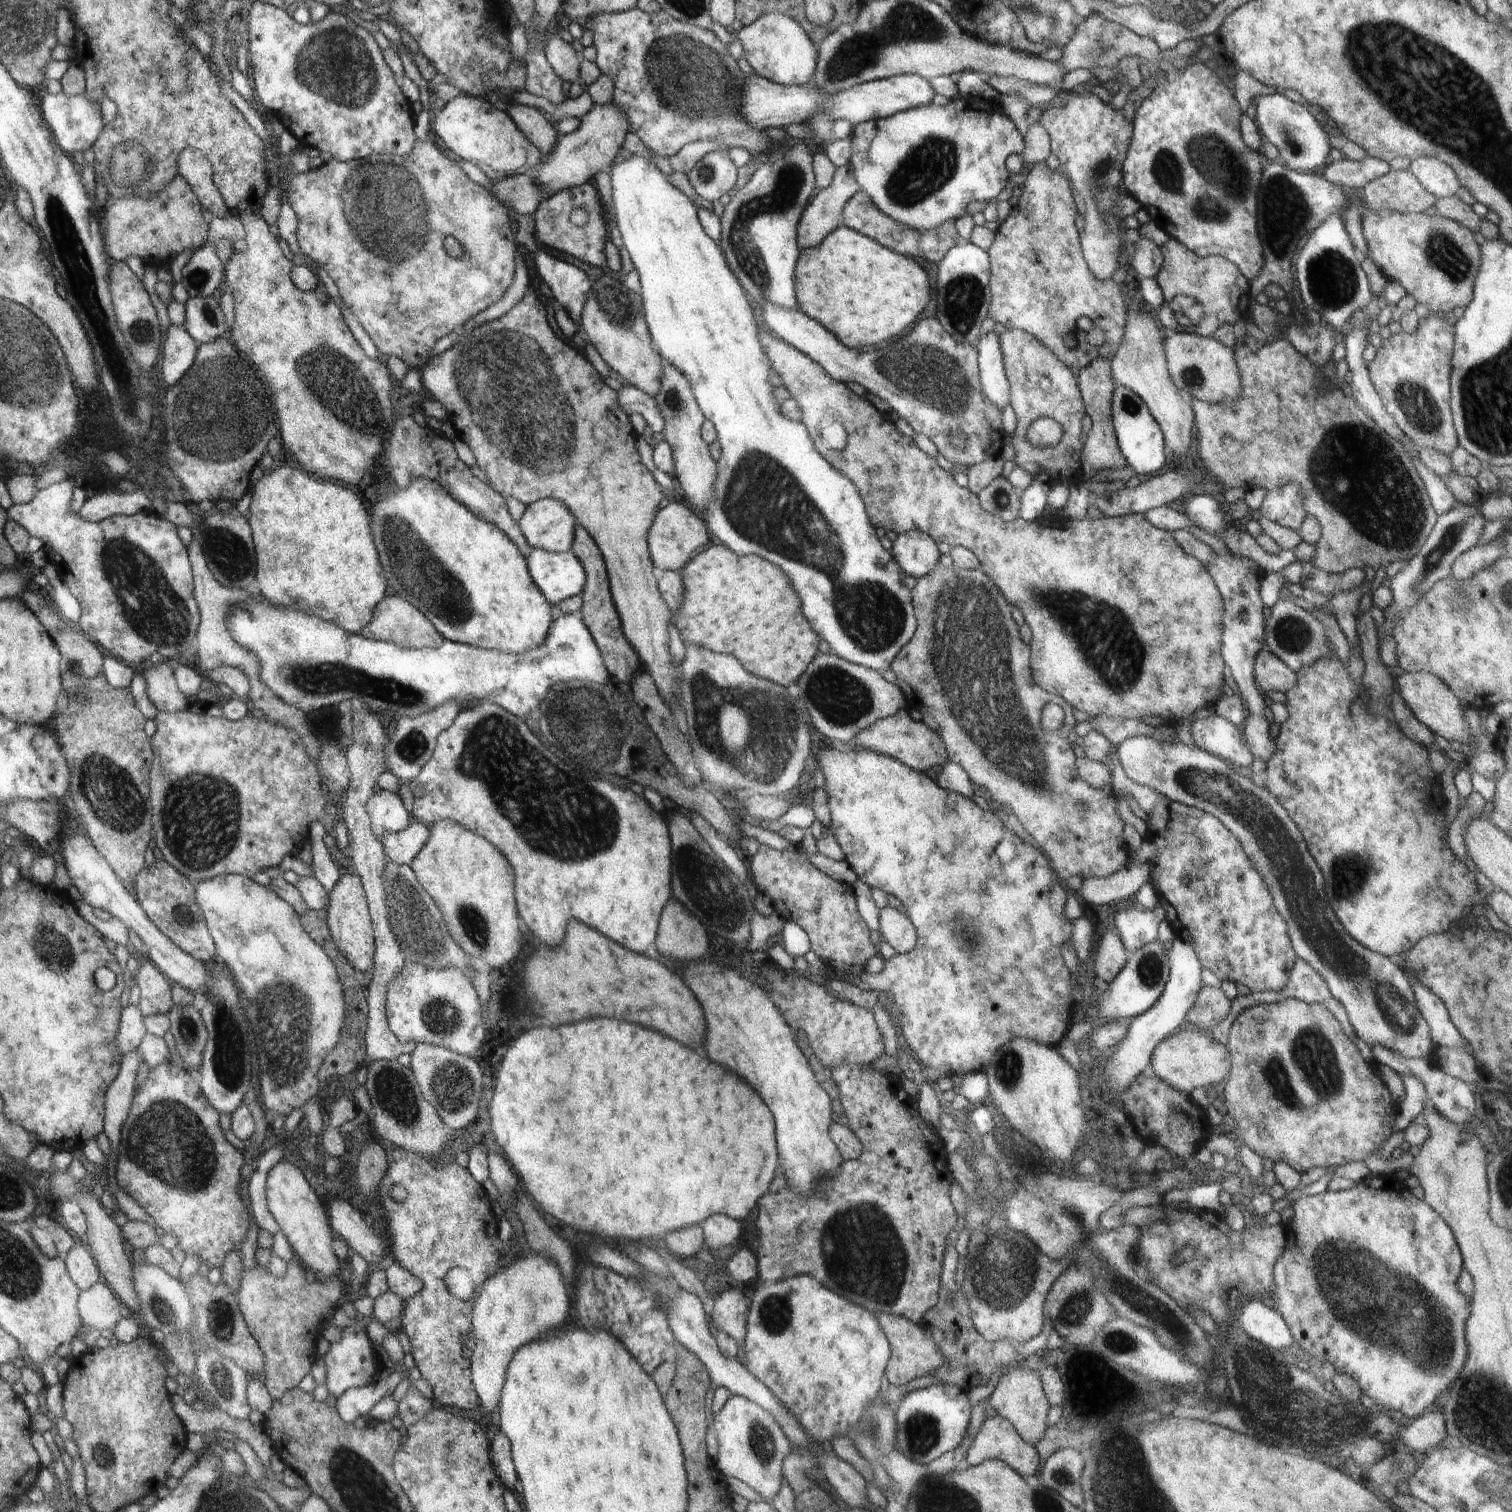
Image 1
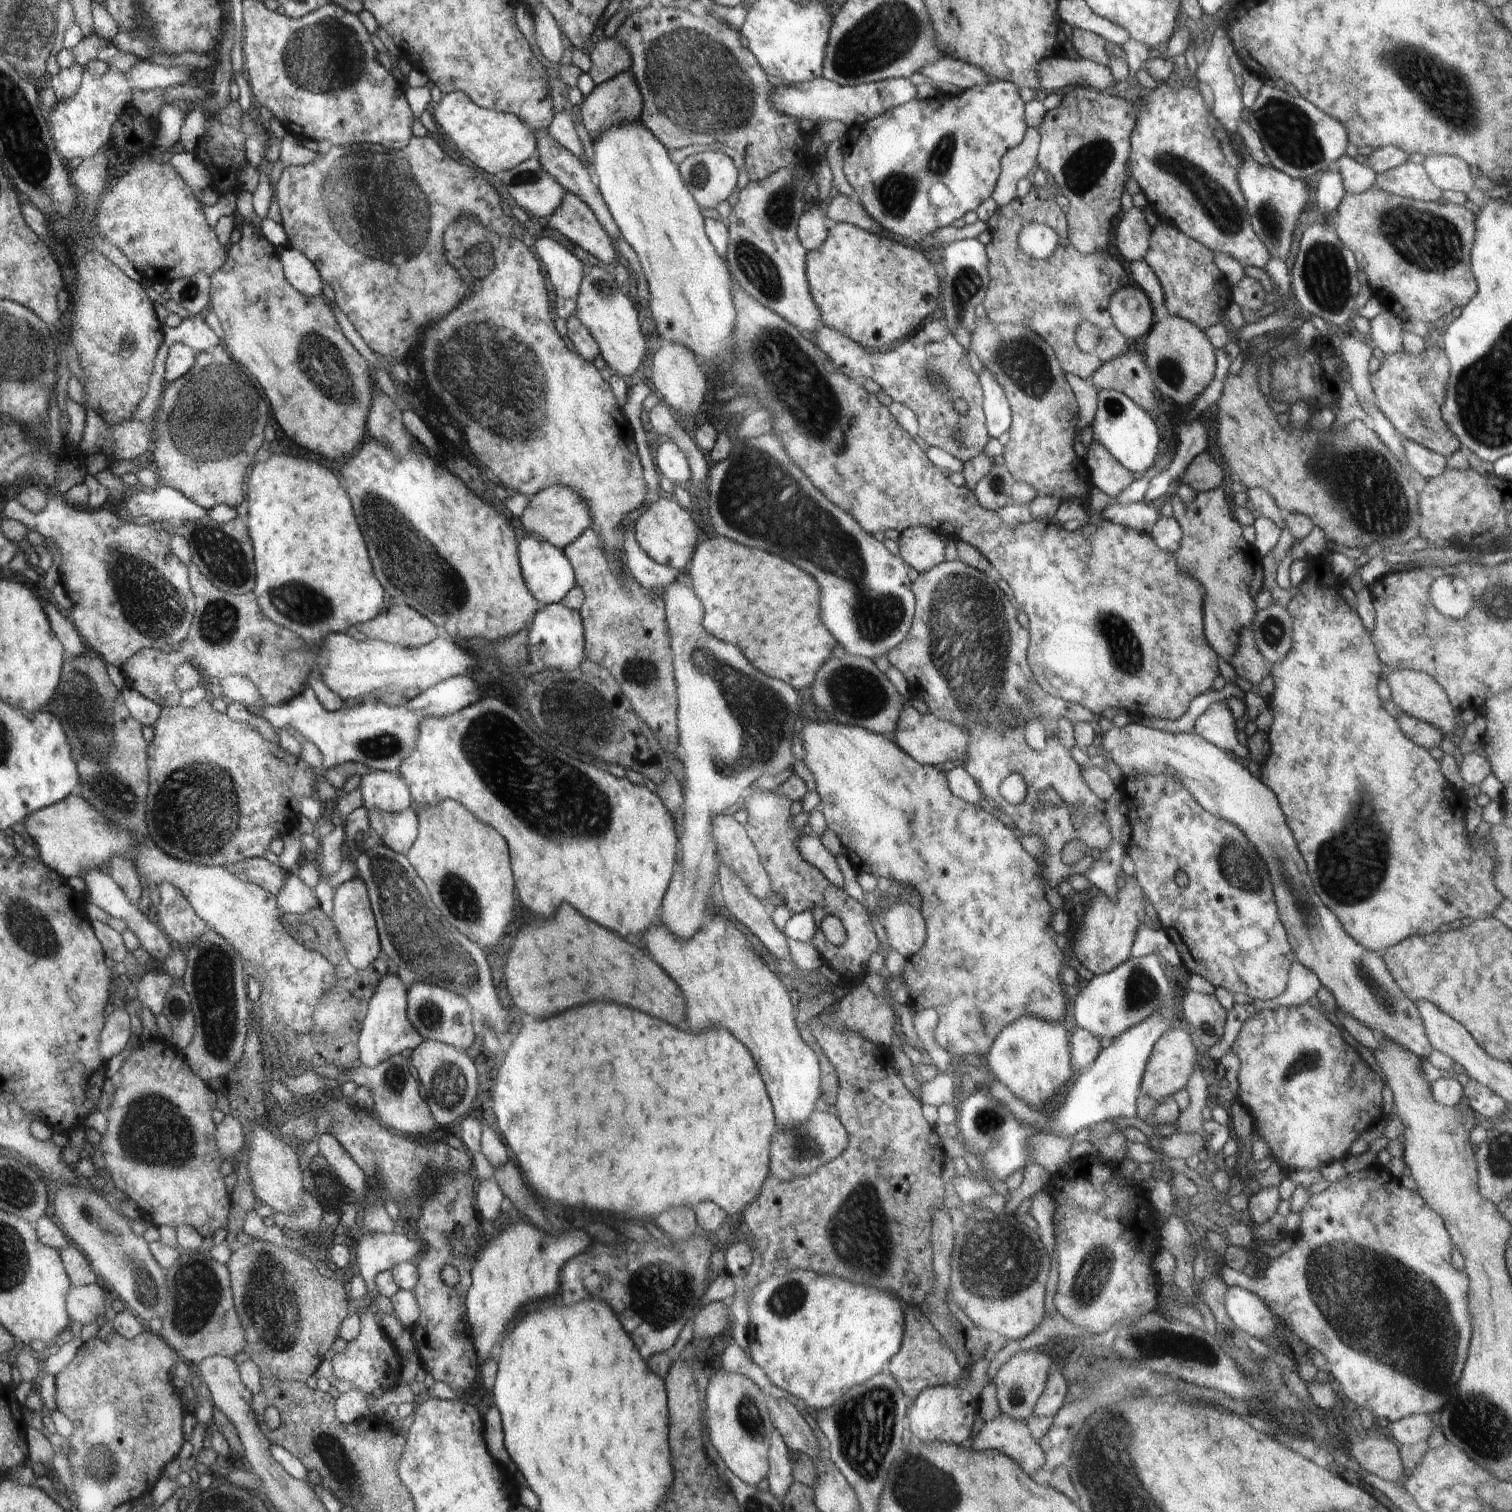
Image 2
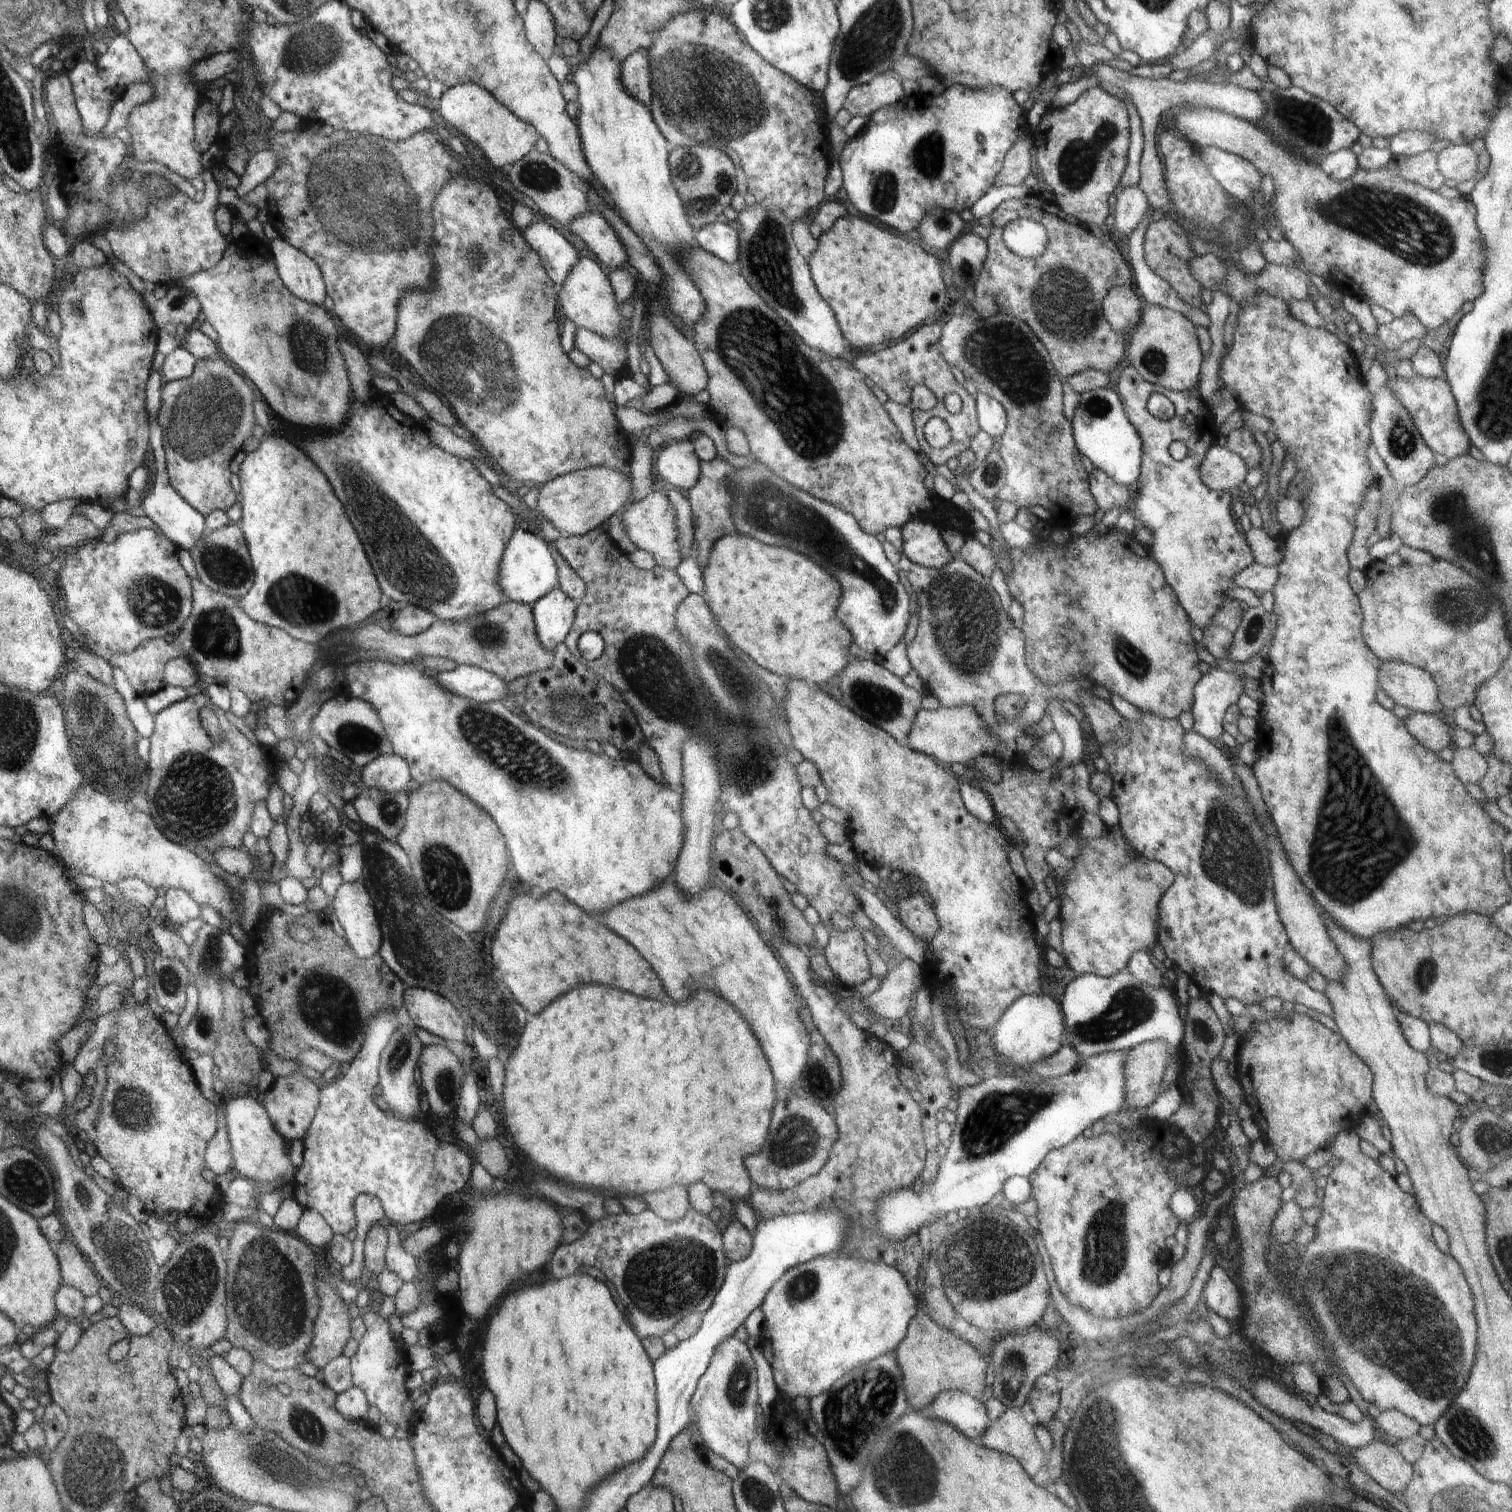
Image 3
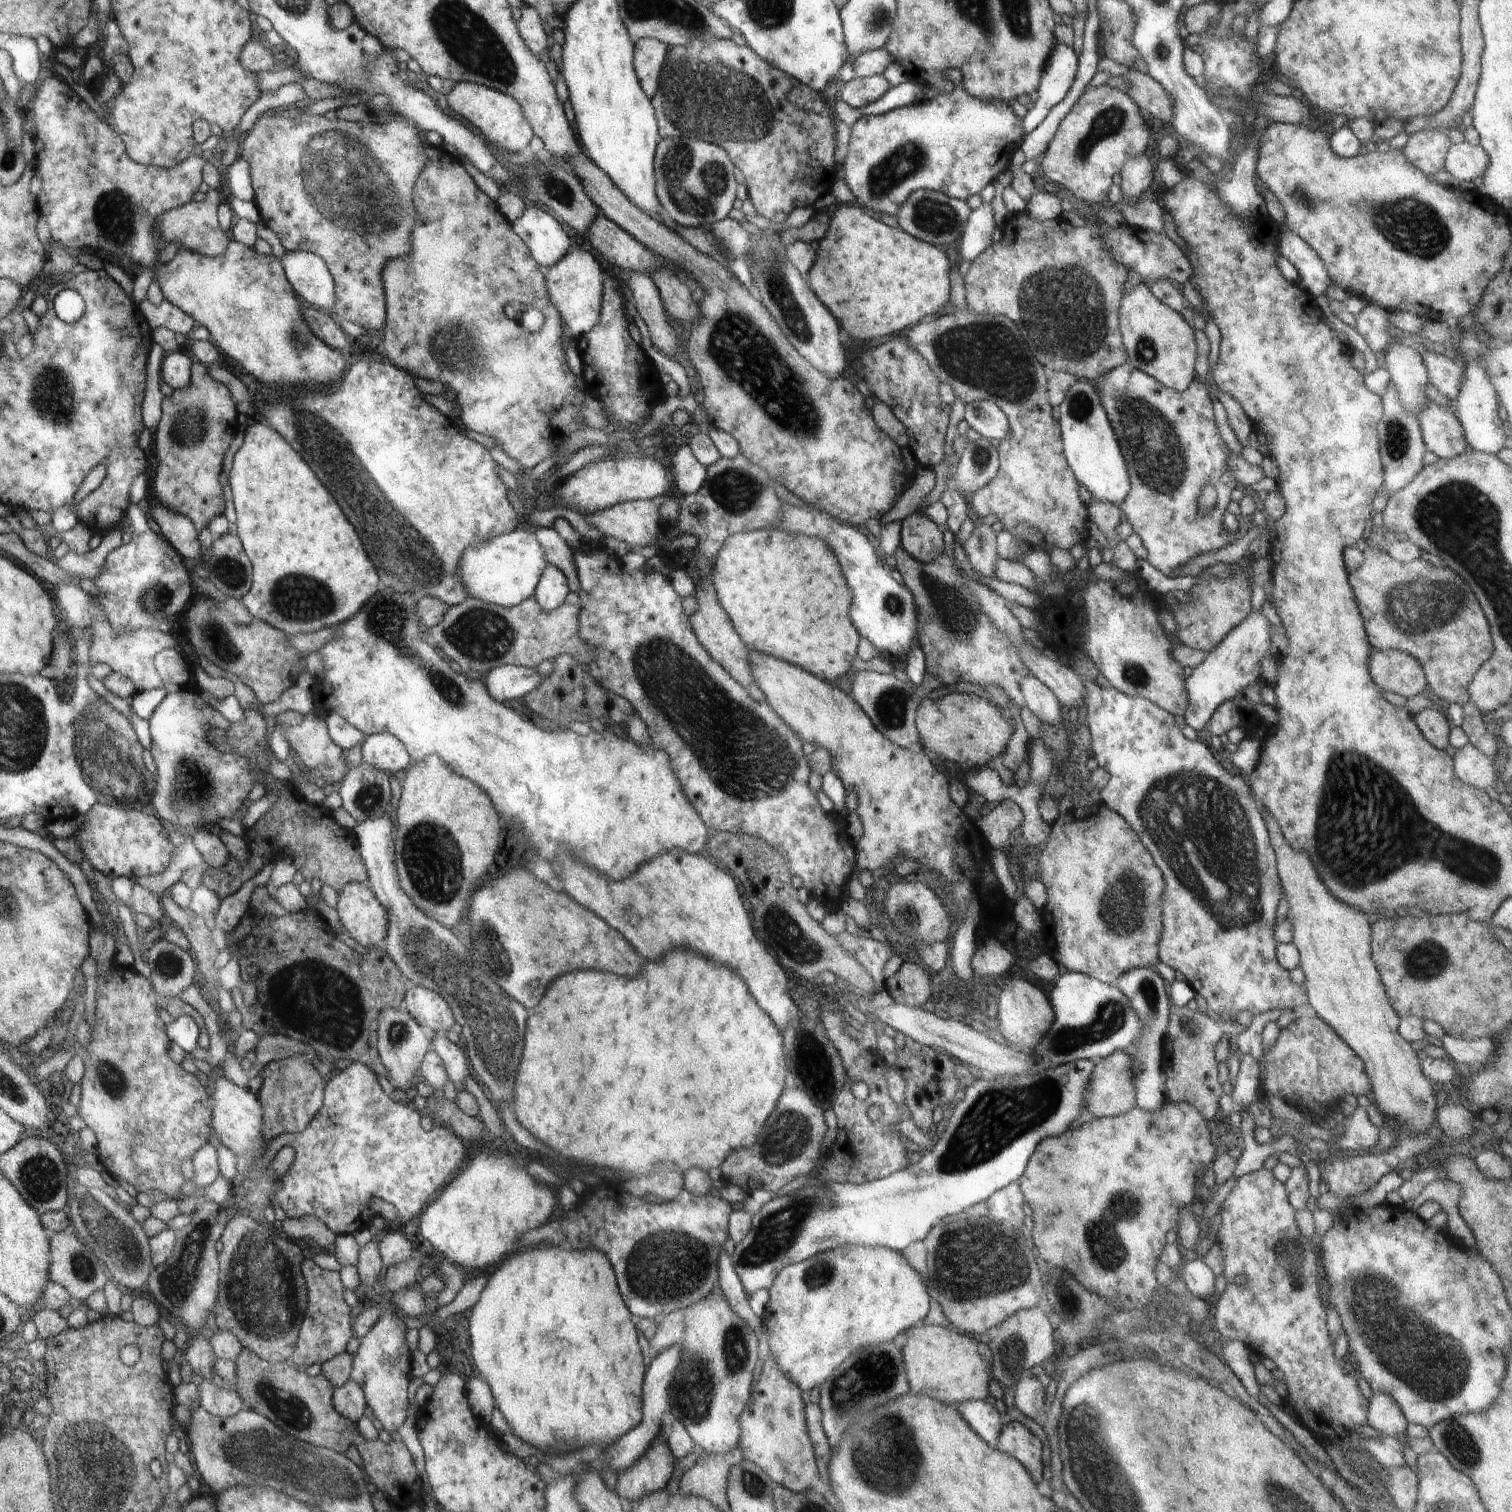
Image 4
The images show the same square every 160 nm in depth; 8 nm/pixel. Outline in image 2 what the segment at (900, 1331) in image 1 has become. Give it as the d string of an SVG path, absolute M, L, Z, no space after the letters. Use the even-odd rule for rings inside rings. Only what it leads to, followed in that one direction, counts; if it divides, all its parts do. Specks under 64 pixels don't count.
M906 1305L903 1308L904 1338L898 1354L890 1360L890 1374L900 1384L902 1392L913 1400L928 1387L958 1385L960 1379L968 1377L968 1369L956 1358L956 1353L945 1343L940 1333L932 1326L921 1308Z

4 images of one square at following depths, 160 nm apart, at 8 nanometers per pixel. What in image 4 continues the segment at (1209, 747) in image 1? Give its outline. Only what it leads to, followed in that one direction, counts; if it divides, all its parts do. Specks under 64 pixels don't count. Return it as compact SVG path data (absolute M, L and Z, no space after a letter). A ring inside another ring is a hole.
M1262 608L1249 613L1235 629L1232 629L1207 659L1189 670L1185 685L1189 696L1189 705L1184 720L1196 732L1208 724L1213 712L1224 702L1237 699L1245 688L1262 681L1260 665L1266 653L1270 651L1269 626L1272 625Z

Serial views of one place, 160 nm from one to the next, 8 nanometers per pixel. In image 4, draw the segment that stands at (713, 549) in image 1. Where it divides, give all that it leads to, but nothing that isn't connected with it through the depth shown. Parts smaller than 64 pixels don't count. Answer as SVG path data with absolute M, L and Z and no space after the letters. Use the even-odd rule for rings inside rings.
M756 530L750 534L734 534L730 536L722 550L718 552L716 572L711 572L711 581L720 606L728 612L738 636L756 652L764 652L776 656L780 660L788 660L790 664L802 666L806 672L823 681L836 680L842 674L852 674L852 660L856 656L856 647L861 639L859 632L852 626L848 618L852 592L846 584L842 568L820 538L804 538L804 536L790 536L786 538L784 532L770 532L770 530Z

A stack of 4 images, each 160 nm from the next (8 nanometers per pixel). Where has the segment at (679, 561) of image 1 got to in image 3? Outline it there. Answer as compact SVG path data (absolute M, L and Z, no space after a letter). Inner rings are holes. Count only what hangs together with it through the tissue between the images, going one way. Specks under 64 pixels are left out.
M652 491L648 496L634 502L622 514L622 522L628 538L637 548L647 550L654 556L655 564L662 568L674 570L680 564L682 552L678 544L678 530L676 530L676 512L668 498L658 491Z

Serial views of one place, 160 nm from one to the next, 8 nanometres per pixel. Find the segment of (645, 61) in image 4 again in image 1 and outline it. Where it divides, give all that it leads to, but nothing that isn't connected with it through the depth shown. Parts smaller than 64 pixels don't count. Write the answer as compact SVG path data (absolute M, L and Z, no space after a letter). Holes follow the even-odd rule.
M613 102L604 106L594 105L590 112L580 120L582 124L577 131L559 136L557 146L545 158L541 167L534 174L537 182L550 193L555 193L562 189L574 188L588 181L594 181L594 176L598 172L607 171L619 159L620 148L624 144L625 134L629 131L629 126L625 114L617 105Z

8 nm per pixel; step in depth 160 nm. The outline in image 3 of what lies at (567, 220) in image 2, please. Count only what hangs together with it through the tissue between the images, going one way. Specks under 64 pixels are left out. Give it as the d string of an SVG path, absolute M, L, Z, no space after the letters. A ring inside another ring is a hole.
M588 210L570 223L572 232L580 236L592 254L610 268L620 268L629 260L614 226L596 210Z

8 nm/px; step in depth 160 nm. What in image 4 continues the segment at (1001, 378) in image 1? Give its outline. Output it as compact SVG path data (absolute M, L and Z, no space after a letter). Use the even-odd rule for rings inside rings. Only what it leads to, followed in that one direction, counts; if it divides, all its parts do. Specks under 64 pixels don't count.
M992 401L966 403L963 419L978 434L990 440L1004 440L1010 430L1007 416Z

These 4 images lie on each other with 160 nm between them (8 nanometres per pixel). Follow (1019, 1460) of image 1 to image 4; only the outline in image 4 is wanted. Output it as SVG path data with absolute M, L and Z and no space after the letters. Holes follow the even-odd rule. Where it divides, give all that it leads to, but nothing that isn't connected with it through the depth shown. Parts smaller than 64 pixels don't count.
M1012 1421L1002 1427L998 1436L1000 1452L1010 1452L1030 1472L1032 1480L1042 1480L1042 1444L1023 1423Z

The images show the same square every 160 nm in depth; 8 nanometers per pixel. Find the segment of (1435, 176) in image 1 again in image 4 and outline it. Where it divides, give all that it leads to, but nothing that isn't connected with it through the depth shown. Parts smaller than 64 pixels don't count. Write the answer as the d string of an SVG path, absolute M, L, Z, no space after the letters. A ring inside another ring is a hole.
M1468 141L1452 142L1445 156L1445 170L1458 178L1459 182L1471 182L1482 176L1489 165L1487 152L1481 145L1471 145Z

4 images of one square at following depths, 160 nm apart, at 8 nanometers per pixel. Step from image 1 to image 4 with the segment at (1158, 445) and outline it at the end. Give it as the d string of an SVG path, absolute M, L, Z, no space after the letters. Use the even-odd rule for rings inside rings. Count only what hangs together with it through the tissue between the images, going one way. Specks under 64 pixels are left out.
M1078 380L1067 388L1059 406L1057 421L1061 424L1063 453L1078 484L1084 484L1092 498L1120 506L1128 496L1131 482L1121 446L1116 442L1097 388L1086 380Z

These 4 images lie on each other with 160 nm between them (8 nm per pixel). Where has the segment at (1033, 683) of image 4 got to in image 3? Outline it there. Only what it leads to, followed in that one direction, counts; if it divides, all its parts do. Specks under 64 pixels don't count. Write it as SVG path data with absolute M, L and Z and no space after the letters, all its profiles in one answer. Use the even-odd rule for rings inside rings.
M1052 699L1047 704L1054 730L1063 740L1063 753L1059 758L1060 766L1077 765L1086 754L1086 739L1081 723L1063 706L1059 699Z

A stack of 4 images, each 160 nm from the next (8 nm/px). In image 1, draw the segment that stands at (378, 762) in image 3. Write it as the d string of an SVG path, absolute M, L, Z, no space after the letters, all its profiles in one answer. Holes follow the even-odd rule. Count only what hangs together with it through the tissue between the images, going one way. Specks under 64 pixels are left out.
M390 791L375 793L365 806L371 820L372 832L380 842L388 833L399 833L408 828L410 814L404 808L404 802Z

